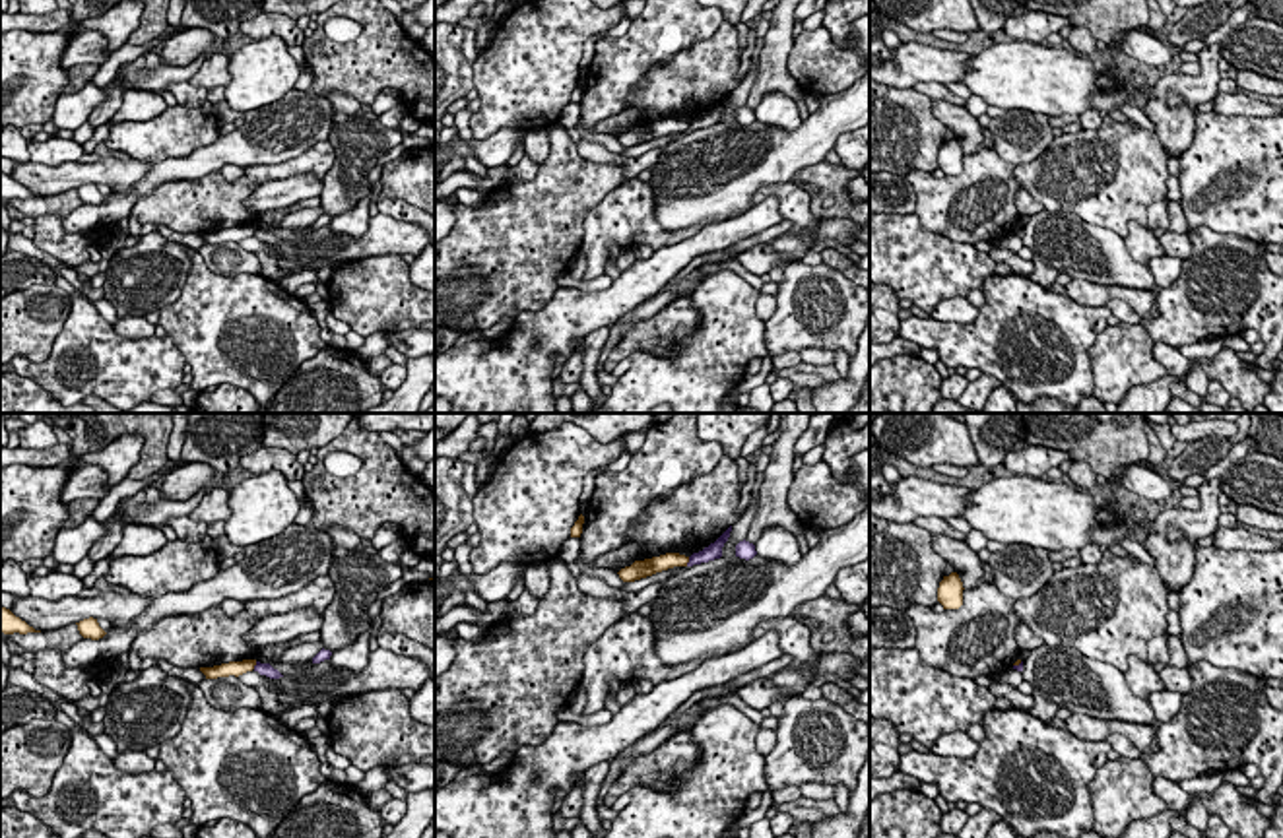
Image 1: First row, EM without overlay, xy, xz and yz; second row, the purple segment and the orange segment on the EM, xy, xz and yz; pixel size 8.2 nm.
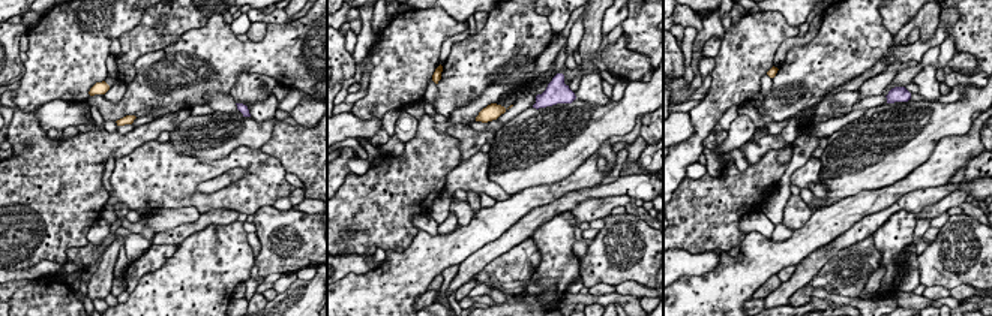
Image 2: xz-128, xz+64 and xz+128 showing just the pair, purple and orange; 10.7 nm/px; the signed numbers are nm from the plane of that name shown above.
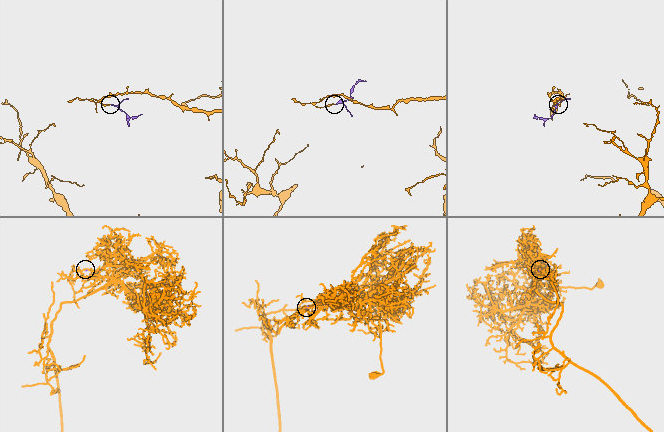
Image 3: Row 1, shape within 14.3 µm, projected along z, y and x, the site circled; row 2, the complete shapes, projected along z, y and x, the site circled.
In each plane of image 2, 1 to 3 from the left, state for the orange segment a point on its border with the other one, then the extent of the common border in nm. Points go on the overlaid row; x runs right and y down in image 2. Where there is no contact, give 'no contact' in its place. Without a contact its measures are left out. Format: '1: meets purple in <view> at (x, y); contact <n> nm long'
1: no contact
2: no contact
3: no contact

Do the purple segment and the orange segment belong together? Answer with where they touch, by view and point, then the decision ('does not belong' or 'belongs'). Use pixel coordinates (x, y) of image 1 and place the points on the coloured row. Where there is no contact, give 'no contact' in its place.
xz (690, 561) | does not belong

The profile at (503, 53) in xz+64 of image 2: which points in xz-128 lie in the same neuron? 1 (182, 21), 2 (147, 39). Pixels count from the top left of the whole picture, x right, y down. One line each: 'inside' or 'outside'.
1: inside
2: inside

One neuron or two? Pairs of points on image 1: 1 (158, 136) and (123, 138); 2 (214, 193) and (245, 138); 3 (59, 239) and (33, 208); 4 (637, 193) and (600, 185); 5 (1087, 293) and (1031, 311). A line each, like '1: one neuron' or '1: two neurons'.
1: one neuron
2: two neurons
3: two neurons
4: two neurons
5: two neurons

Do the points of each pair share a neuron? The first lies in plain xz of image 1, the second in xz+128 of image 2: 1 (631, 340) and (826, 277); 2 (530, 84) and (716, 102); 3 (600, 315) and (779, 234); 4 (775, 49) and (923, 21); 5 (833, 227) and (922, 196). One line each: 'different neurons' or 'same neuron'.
1: same neuron
2: same neuron
3: different neurons
4: same neuron
5: same neuron

